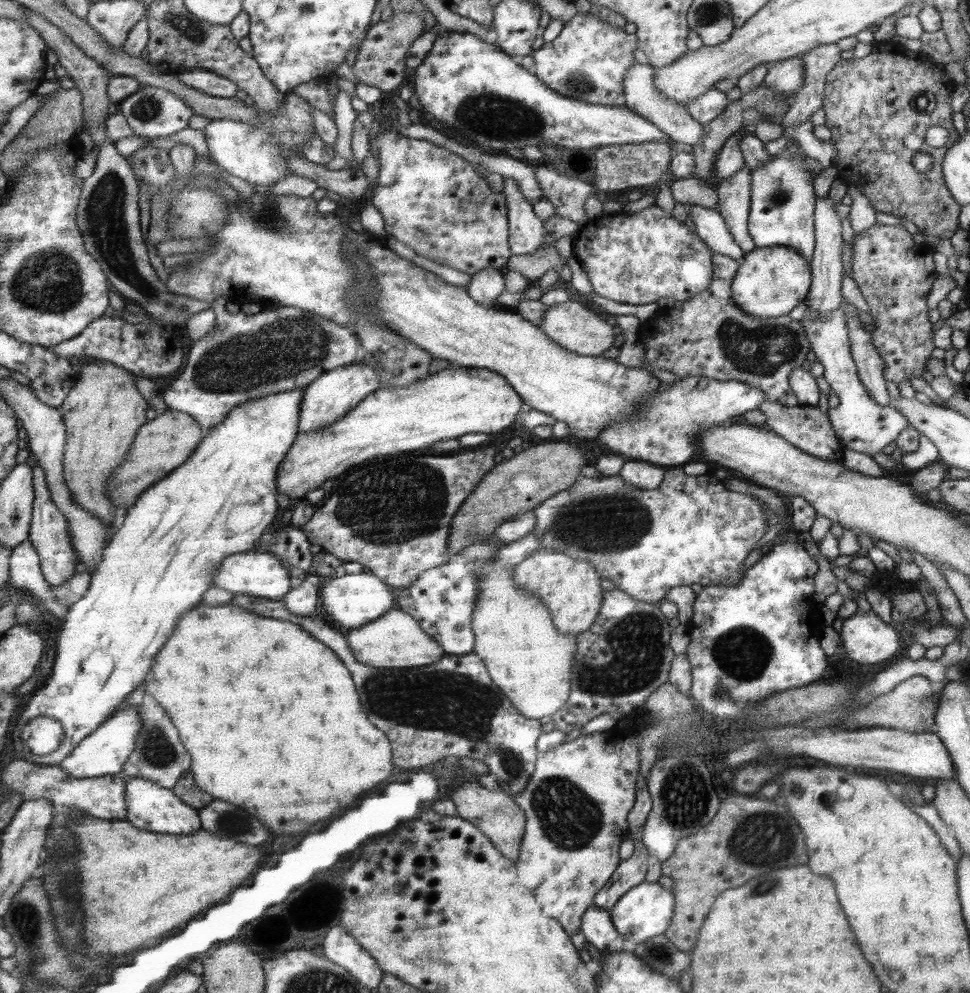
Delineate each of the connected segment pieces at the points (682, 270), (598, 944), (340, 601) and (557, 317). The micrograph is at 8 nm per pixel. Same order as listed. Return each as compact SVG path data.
M653 204L639 212L602 214L589 219L573 235L572 257L585 269L594 294L620 304L641 305L659 298L687 301L710 286L714 270L710 247L689 230L685 223L673 219L669 212Z
M594 905L582 914L580 931L585 942L600 954L613 954L623 948L623 937L615 930L609 912L599 910Z
M371 573L344 574L339 578L323 579L320 585L320 602L327 614L335 624L343 628L359 628L383 616L393 608L393 596L389 588L383 584L382 579Z
M567 301L545 309L538 328L553 343L578 355L599 356L613 344L611 326L605 324L599 316L595 316L591 310L583 308L577 302Z

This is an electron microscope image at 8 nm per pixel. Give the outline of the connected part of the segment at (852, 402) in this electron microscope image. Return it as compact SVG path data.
M805 300L803 304L805 310L799 322L804 327L807 343L811 343L811 350L815 358L823 366L822 376L825 382L829 384L831 391L838 399L837 405L827 410L833 432L843 442L843 448L848 448L853 452L861 452L869 456L877 452L884 452L889 442L893 442L897 434L907 426L907 419L891 405L877 406L867 395L864 390L865 386L858 378L858 372L850 353L848 328L842 312L835 309L827 314L813 314L809 302Z

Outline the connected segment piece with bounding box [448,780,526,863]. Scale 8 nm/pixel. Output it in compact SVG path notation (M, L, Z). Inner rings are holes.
M455 780L455 784L449 787L453 787L448 798L454 803L456 816L478 827L490 842L502 854L507 854L507 858L511 858L511 862L514 863L519 855L526 819L518 804L509 795L505 796L505 793L501 793L499 789L488 790L474 780Z

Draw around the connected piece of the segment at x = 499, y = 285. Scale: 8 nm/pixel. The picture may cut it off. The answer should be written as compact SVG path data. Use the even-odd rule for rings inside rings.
M487 268L471 276L471 281L466 285L465 290L475 303L487 309L501 308L496 299L501 297L504 289L504 271L496 268Z

